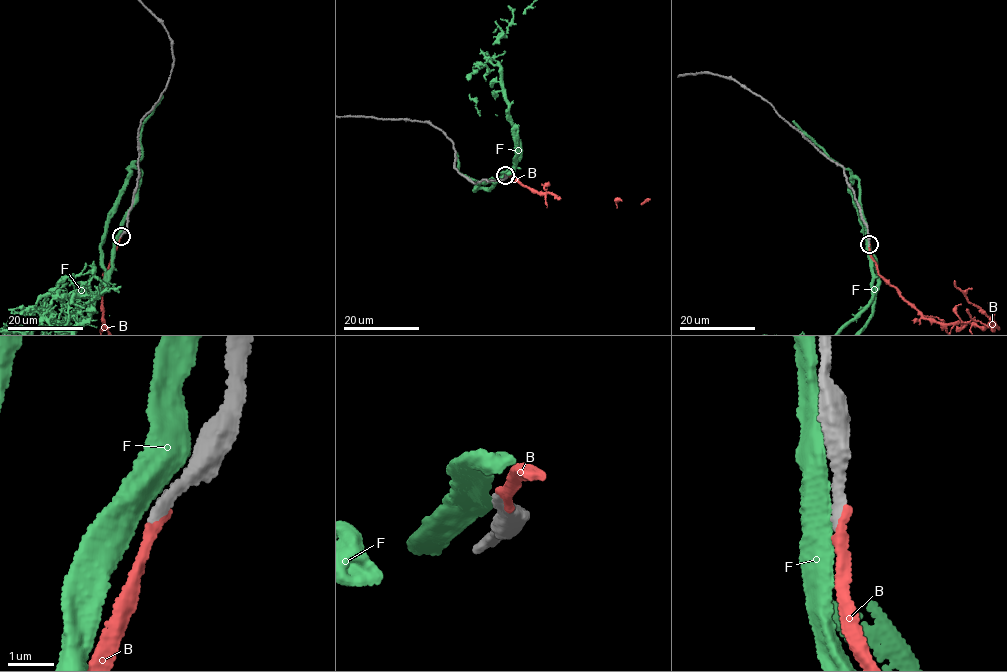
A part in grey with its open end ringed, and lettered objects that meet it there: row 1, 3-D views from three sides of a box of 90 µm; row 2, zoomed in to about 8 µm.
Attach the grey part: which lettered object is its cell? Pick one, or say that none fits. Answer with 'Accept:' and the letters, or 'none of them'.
Accept: B

